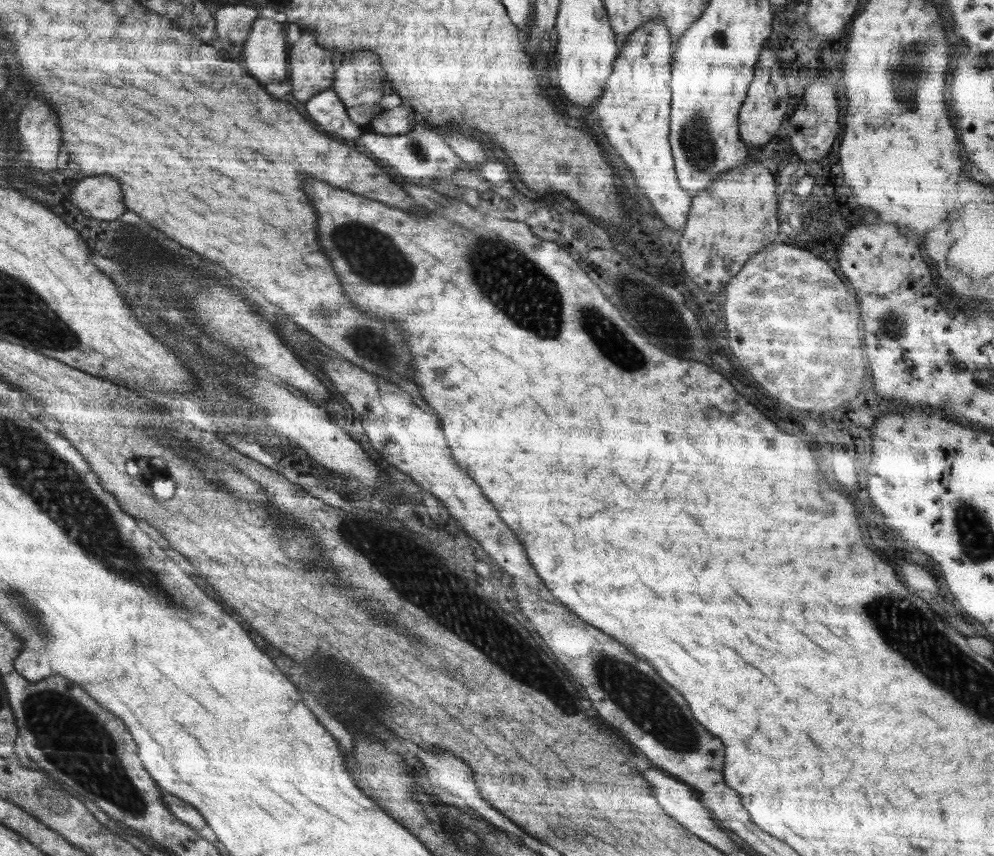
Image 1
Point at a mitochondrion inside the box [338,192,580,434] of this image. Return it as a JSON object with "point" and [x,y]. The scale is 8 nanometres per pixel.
{"point":[505,276]}

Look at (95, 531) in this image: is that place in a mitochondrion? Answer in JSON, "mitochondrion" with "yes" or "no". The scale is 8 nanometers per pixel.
{"mitochondrion":"yes"}

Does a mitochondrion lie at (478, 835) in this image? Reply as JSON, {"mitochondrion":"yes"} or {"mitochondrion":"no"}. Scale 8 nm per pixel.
{"mitochondrion":"yes"}

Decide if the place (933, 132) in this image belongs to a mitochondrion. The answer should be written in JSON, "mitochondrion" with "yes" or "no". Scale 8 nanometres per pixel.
{"mitochondrion":"no"}

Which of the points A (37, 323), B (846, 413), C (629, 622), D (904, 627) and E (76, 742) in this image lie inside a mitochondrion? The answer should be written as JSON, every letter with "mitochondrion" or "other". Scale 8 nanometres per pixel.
{"A":"mitochondrion","B":"other","C":"other","D":"mitochondrion","E":"mitochondrion"}

